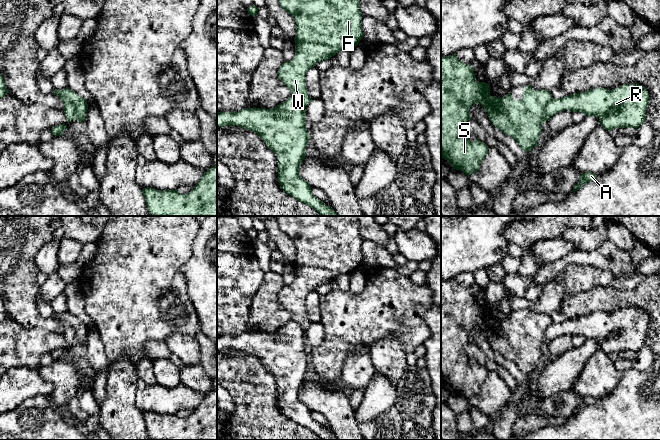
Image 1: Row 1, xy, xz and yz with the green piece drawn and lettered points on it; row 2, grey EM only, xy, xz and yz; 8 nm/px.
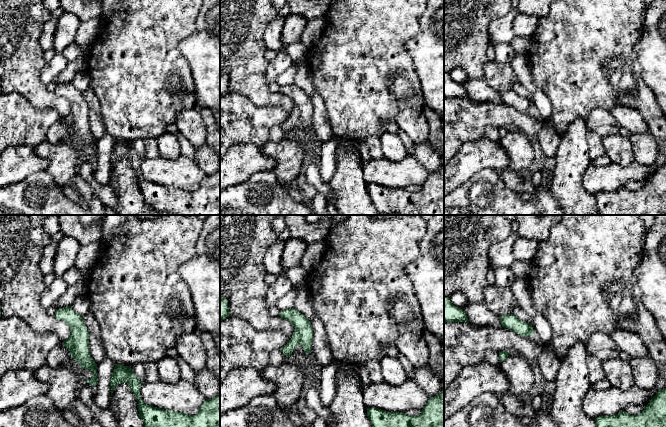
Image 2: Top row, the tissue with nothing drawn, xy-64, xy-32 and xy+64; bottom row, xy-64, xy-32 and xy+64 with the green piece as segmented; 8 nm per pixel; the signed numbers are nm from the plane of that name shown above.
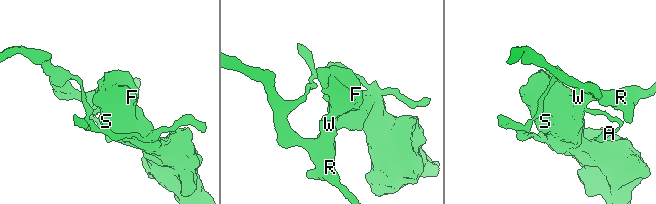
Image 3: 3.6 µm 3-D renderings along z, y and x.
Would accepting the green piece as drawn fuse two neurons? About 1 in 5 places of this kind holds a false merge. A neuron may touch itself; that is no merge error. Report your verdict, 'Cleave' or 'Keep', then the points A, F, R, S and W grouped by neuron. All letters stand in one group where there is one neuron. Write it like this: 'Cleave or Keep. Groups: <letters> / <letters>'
Cleave. Groups: A R / F S W

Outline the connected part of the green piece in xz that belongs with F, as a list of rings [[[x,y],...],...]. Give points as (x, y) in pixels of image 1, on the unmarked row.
[[[273,216],[283,233],[293,240],[296,246],[295,280],[290,285],[284,285],[278,295],[278,301],[305,331],[313,325],[307,315],[305,298],[316,288],[325,283],[330,283],[342,274],[350,274],[358,269],[363,261],[362,237],[356,216]]]

